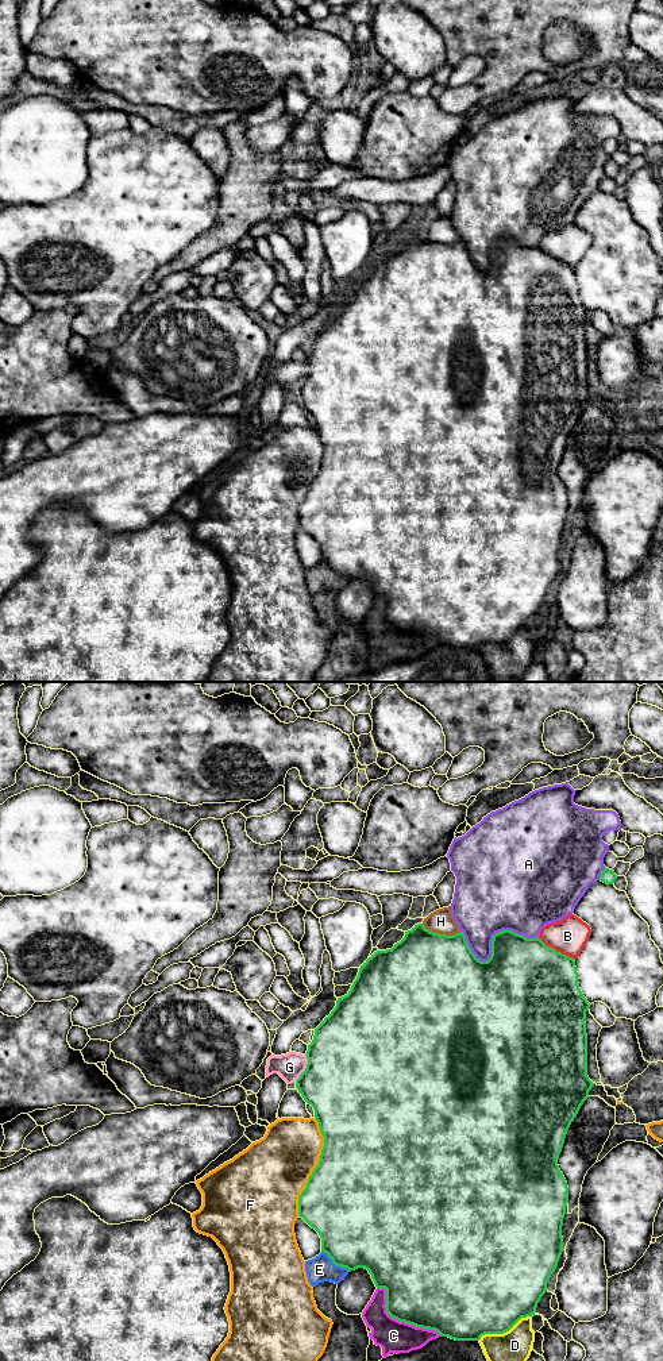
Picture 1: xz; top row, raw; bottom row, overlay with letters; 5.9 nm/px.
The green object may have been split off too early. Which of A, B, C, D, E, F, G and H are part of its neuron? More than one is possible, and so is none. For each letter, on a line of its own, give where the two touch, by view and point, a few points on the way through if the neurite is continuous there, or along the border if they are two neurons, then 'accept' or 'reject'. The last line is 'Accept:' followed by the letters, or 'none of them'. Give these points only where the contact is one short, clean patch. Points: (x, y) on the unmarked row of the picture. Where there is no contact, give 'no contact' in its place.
A: meets green in xz at (492, 253); reject
B: meets green in xz at (555, 259); reject
C: meets green in xz at (399, 628); reject
D: meets green in xz at (504, 640); reject
E: meets green in xz at (335, 573); reject
F: meets green in xz at (316, 475); reject
G: meets green in xz at (307, 376); runs through xz (347, 386), (322, 384), (307, 376), (289, 376); accept
H: meets green in xz at (440, 243); reject
Accept: G

